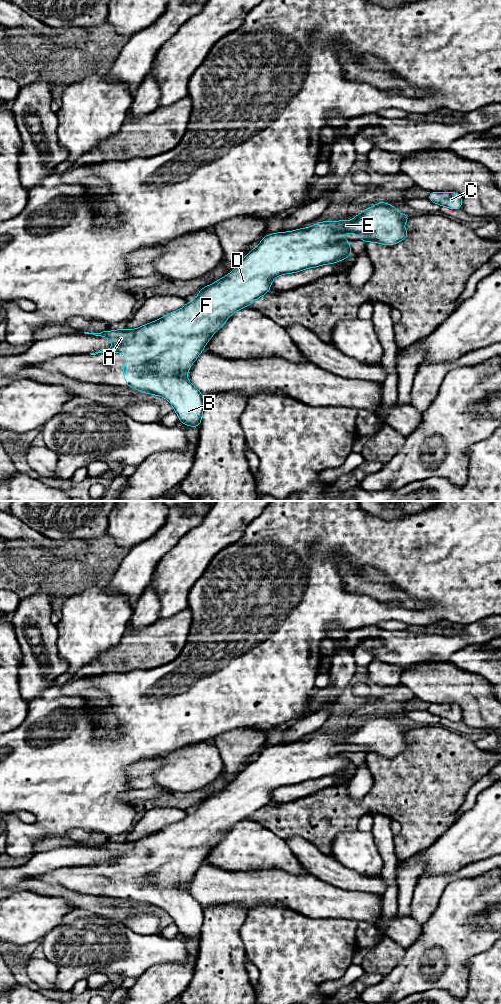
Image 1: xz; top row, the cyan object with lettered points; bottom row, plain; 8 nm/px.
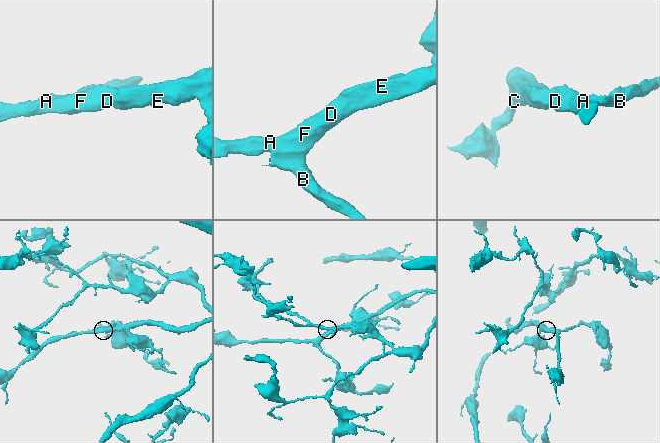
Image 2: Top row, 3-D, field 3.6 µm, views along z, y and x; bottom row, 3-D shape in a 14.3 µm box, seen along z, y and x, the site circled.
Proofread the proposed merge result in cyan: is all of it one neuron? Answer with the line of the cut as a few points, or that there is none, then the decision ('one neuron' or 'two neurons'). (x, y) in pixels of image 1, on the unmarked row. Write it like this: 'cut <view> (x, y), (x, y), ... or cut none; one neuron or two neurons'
cut none; one neuron

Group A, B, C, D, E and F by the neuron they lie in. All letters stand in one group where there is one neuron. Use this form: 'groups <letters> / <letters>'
groups A B C D E F

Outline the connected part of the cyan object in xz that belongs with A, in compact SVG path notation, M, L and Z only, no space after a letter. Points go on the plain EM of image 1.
M380 712L377 717L357 726L351 733L323 733L308 740L265 747L260 756L252 761L231 785L200 801L196 811L187 814L182 821L137 841L84 844L108 850L115 857L90 866L117 864L124 866L126 870L123 875L123 890L127 892L124 898L164 909L173 918L180 935L200 939L204 923L204 907L187 891L188 882L204 862L209 851L226 835L228 829L270 804L271 794L277 788L334 776L352 768L350 752L339 750L342 745L355 745L366 755L394 757L408 749L409 745L403 735L410 730L409 727L398 724L395 718Z

